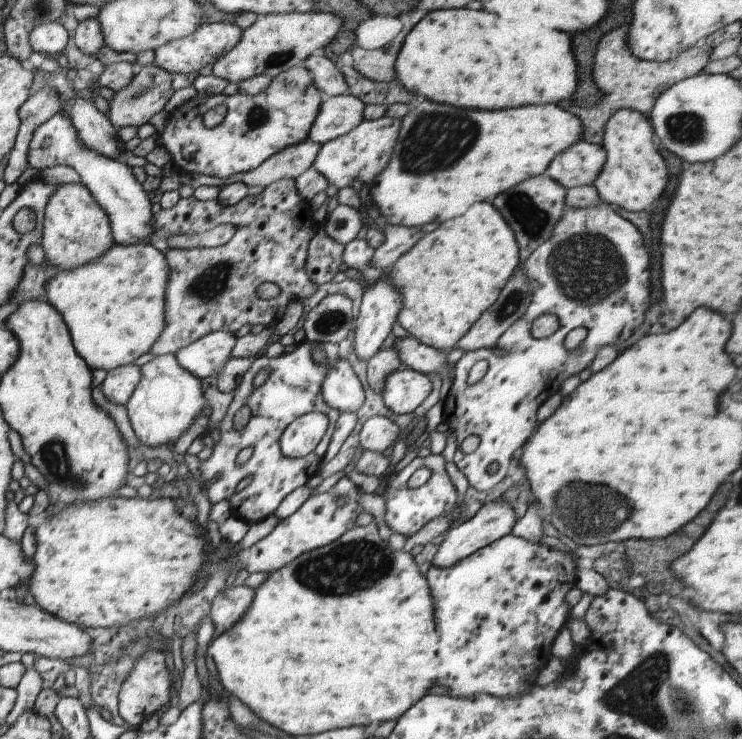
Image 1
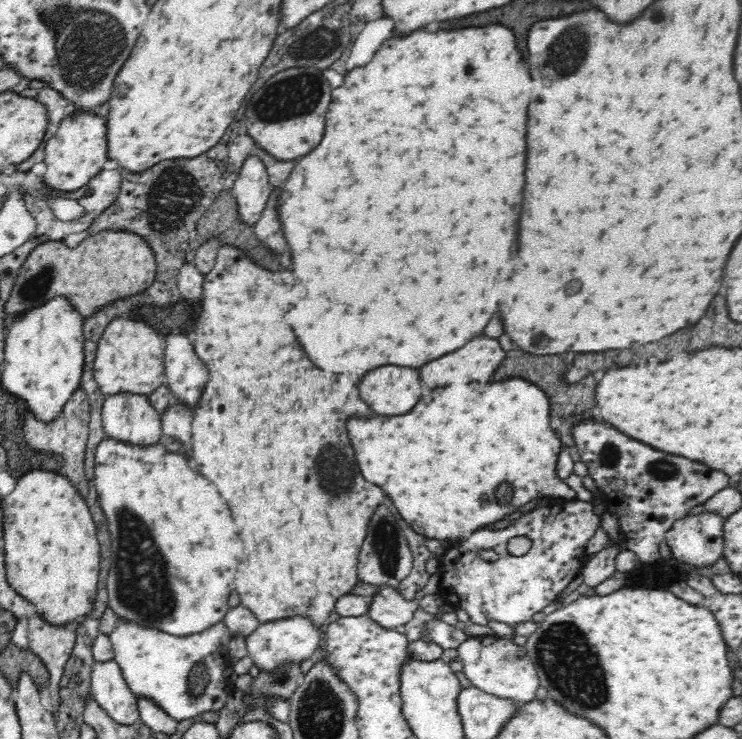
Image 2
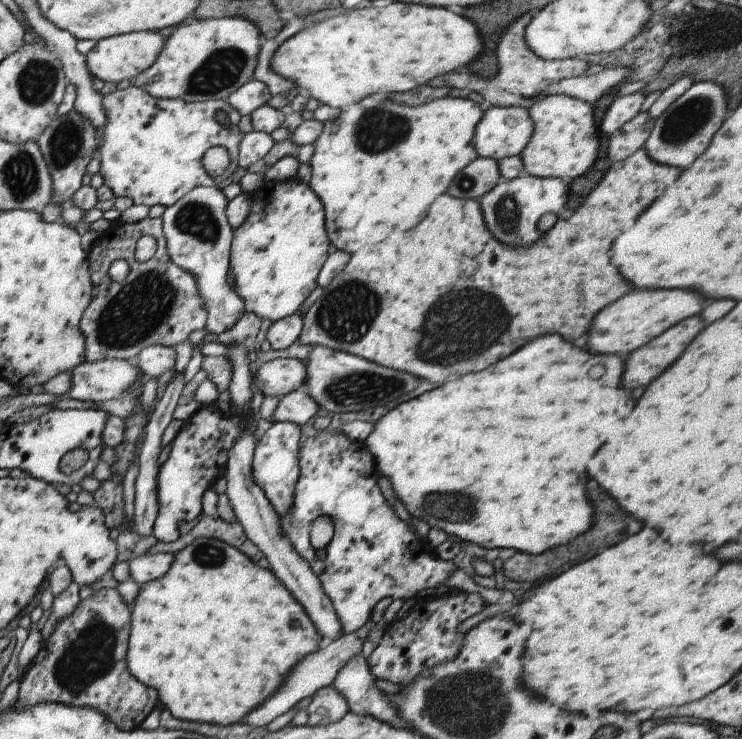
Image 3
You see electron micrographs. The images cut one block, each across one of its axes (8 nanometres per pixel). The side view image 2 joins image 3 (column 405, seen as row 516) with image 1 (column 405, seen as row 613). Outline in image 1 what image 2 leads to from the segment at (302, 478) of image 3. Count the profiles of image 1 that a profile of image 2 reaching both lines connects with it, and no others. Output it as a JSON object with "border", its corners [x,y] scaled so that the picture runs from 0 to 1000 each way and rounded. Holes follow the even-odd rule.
{"border":[[[573,617],[573,620],[557,620],[524,655],[516,655],[519,663],[511,663],[511,668],[519,674],[519,696],[516,696],[516,706],[519,712],[530,720],[530,723],[540,723],[540,725],[549,725],[554,728],[557,723],[562,723],[573,709],[578,709],[581,704],[589,704],[589,701],[608,701],[608,709],[619,701],[621,696],[621,687],[627,685],[624,679],[619,682],[616,679],[616,666],[613,666],[613,658],[605,652],[602,641],[600,641],[600,633],[597,633],[600,622],[597,617]],[[565,631],[575,631],[581,636],[581,644],[578,650],[565,658],[565,660],[551,660],[549,658],[549,647],[565,633]]]}

